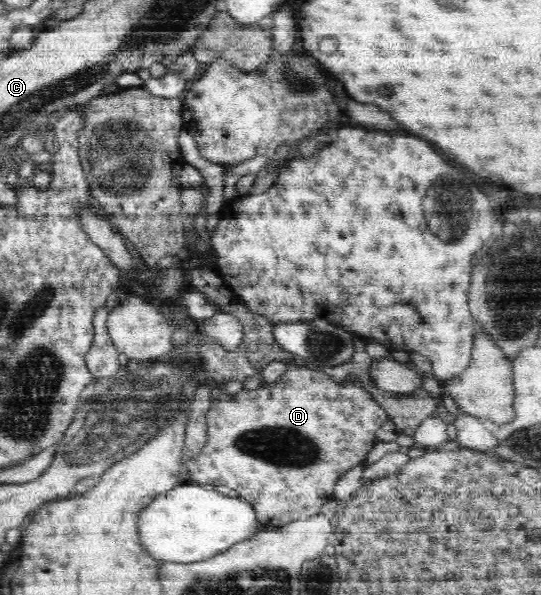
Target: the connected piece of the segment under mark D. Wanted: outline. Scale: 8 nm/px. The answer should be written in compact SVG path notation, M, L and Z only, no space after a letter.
M292 360L288 370L284 372L278 381L271 381L270 384L261 384L256 389L244 389L244 392L236 396L222 394L213 398L211 407L206 412L206 440L199 452L193 457L185 460L187 472L186 476L192 476L193 482L202 485L215 486L216 484L226 485L232 490L236 490L236 496L246 496L250 504L256 504L256 513L261 524L264 524L264 530L284 526L294 520L304 520L322 512L322 506L328 500L334 499L334 486L336 482L355 466L365 464L368 452L378 443L377 432L387 421L387 412L370 396L370 393L356 381L356 379L344 379L343 381L334 381L330 375L324 372L310 370L301 362Z

